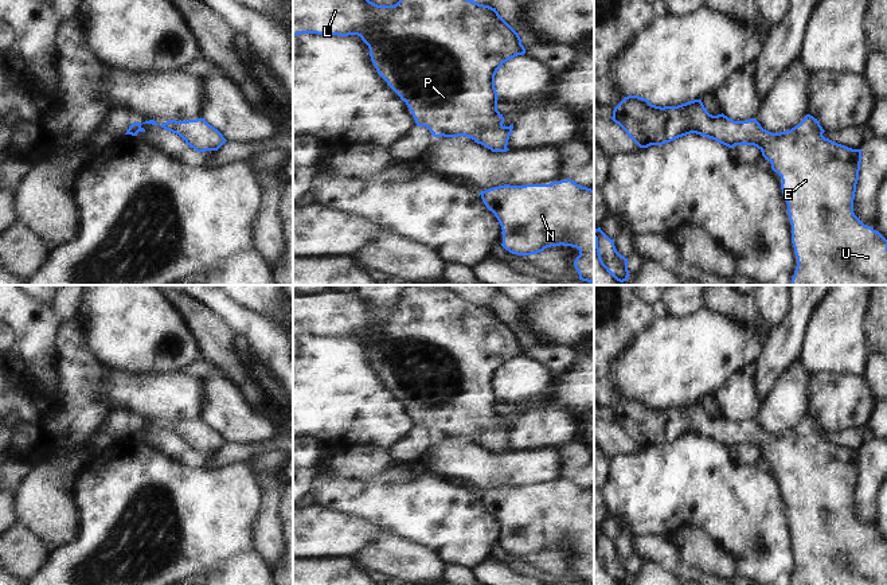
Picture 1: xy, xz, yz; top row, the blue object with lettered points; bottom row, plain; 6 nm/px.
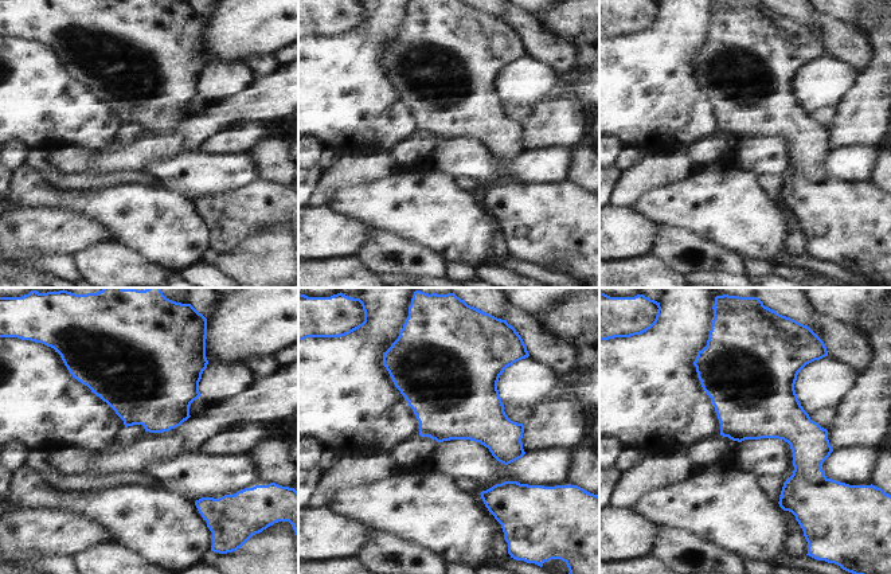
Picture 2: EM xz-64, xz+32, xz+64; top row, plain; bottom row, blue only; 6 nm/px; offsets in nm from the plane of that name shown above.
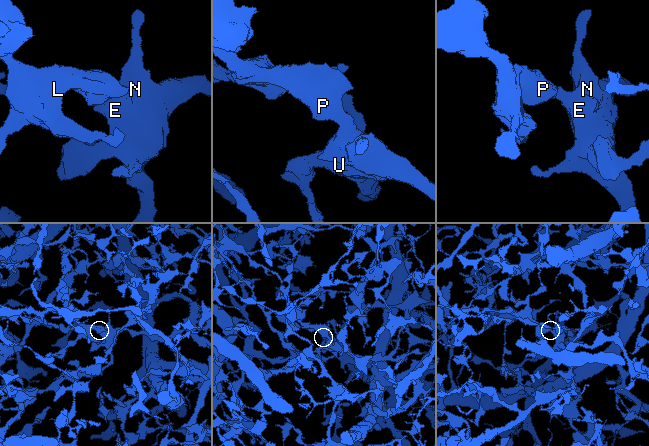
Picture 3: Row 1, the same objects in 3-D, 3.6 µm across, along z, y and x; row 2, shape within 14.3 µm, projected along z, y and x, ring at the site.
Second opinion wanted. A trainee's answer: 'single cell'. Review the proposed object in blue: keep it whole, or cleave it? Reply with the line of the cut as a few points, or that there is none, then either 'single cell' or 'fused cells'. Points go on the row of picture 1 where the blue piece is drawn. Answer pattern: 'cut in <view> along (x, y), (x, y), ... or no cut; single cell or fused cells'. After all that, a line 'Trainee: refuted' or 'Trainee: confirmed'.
no cut; single cell
Trainee: confirmed

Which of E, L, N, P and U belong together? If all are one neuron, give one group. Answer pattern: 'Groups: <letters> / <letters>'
Groups: E L N P U

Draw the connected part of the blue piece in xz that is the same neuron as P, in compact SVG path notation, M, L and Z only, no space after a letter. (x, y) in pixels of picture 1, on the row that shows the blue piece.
M293 0L293 36L300 34L357 35L370 48L371 61L378 74L387 85L406 102L417 126L426 126L434 137L458 137L465 136L474 143L484 145L492 152L507 152L509 136L513 125L504 126L504 117L497 110L497 91L495 87L495 75L497 70L509 59L525 54L519 34L499 15L496 8L478 4L473 0L399 0L394 5L378 5L370 0Z

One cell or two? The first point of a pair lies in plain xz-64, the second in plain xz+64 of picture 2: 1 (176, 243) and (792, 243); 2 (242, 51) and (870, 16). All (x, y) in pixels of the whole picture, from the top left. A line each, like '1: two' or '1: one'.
1: two
2: one

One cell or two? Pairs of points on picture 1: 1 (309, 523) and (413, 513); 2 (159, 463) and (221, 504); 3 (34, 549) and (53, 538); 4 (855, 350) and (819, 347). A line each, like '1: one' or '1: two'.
1: two
2: one
3: two
4: one

